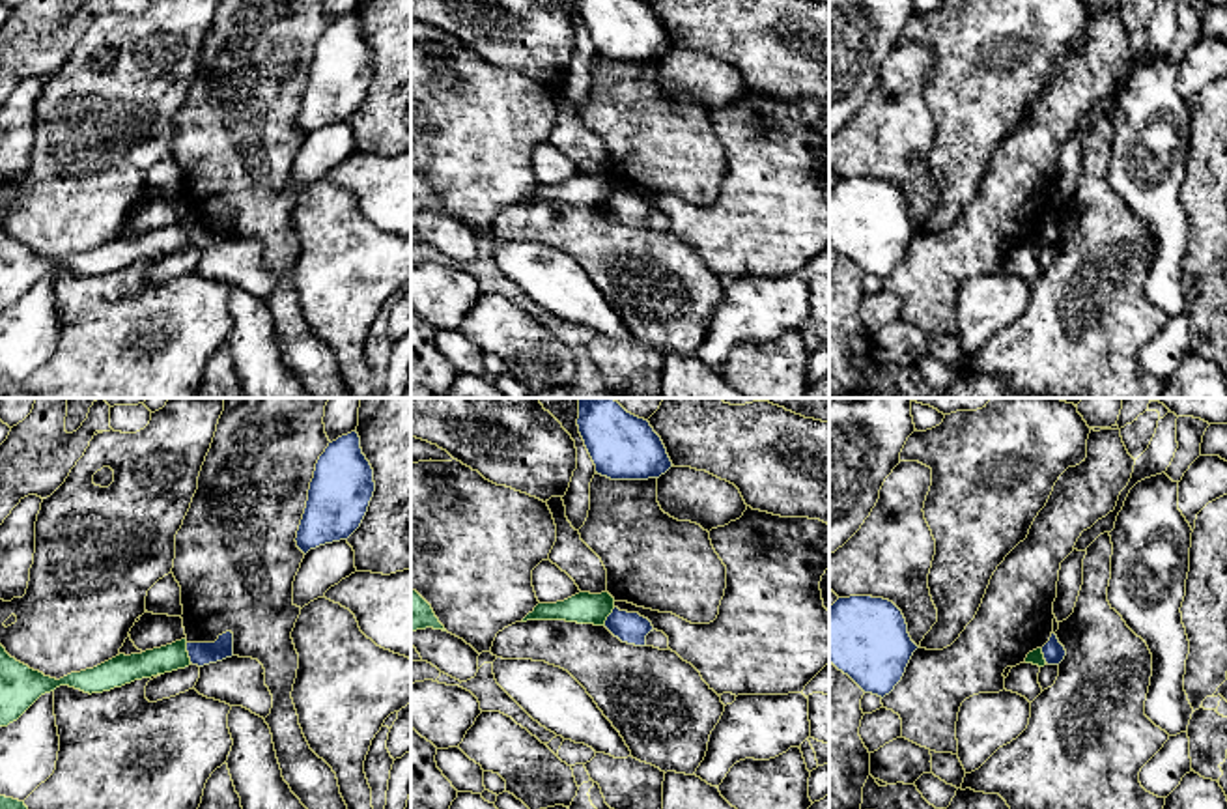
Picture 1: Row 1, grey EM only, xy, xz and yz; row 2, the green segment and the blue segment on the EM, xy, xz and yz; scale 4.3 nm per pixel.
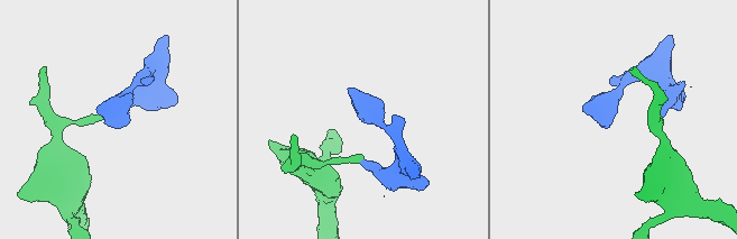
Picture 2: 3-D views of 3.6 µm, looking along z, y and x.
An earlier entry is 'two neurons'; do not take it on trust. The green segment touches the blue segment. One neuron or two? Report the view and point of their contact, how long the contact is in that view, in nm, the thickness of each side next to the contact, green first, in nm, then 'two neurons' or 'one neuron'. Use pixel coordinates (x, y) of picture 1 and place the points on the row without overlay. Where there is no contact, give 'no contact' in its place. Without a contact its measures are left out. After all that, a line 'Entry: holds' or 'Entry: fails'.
xy (187, 234) | 90 nm | 120/100 nm | two neurons
Entry: holds

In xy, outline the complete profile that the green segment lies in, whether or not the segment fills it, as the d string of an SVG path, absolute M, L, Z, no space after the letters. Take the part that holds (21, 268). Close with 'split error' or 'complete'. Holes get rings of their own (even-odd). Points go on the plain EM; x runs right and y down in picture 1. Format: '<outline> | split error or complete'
M181 220L142 235L120 235L93 250L71 254L56 262L17 243L0 226L0 308L17 303L41 277L60 267L92 277L189 247L187 220Z | complete

